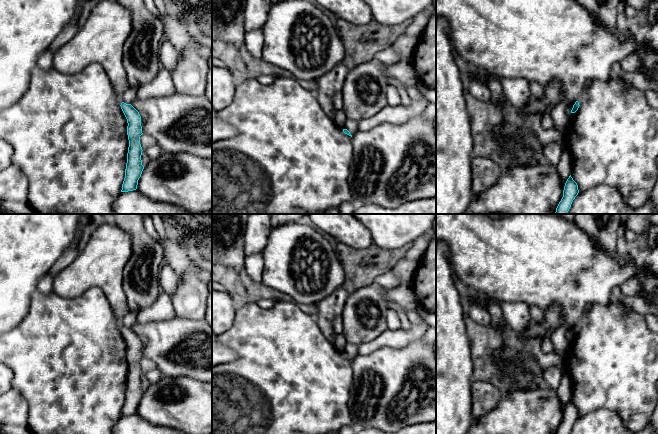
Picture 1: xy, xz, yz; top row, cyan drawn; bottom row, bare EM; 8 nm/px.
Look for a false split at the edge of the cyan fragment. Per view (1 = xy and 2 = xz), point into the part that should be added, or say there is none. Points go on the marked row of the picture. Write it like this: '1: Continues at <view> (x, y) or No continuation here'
1: No continuation here
2: No continuation here

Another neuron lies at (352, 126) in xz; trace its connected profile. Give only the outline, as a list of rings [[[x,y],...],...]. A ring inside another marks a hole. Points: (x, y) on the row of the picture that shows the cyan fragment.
[[[346,119],[344,129],[347,129],[353,137],[358,132],[358,122]]]

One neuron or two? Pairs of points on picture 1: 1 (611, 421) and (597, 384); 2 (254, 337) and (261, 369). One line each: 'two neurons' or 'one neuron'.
1: two neurons
2: one neuron

